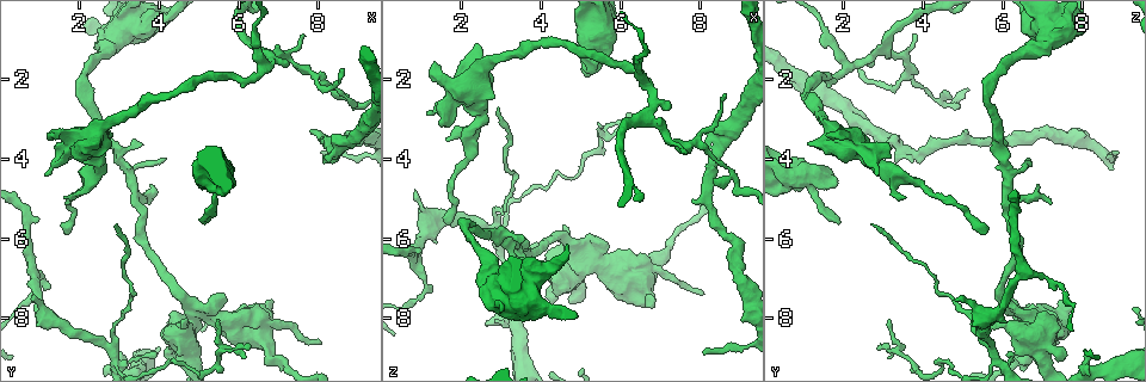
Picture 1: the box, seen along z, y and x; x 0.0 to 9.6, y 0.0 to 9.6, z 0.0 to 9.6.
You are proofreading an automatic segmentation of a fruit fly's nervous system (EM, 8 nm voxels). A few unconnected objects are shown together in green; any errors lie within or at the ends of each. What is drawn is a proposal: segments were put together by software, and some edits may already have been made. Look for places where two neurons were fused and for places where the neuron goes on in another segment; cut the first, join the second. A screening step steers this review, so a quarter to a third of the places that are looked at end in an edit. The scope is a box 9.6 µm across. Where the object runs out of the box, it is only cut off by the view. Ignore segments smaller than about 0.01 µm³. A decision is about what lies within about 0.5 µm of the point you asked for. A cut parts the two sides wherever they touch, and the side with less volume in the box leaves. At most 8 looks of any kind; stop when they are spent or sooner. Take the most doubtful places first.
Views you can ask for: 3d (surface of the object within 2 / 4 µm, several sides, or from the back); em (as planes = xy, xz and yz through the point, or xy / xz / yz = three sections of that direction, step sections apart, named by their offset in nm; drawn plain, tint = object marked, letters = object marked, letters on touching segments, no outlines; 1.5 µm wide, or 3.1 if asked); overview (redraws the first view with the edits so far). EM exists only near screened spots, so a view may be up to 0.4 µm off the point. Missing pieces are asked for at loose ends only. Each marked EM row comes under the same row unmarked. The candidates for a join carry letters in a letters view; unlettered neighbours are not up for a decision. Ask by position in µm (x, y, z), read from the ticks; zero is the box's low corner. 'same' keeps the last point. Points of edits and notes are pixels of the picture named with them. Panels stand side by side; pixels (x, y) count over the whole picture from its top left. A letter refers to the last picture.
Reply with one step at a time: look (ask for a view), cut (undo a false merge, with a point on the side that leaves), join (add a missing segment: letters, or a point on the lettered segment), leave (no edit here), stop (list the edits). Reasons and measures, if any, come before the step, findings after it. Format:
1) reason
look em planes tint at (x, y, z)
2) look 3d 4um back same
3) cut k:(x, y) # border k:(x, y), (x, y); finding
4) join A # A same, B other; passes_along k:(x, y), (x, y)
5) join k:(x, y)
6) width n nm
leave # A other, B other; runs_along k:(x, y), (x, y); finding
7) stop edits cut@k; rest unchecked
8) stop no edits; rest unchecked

sudden change in width
look 3d 4um at (5.35, 5.15, 1.45)

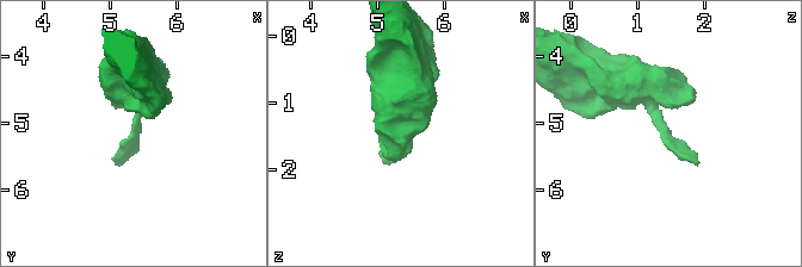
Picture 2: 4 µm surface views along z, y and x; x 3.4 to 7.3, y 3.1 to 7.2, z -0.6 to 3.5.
need the tissue
look em planes letters at (5.35, 5.15, 1.40)

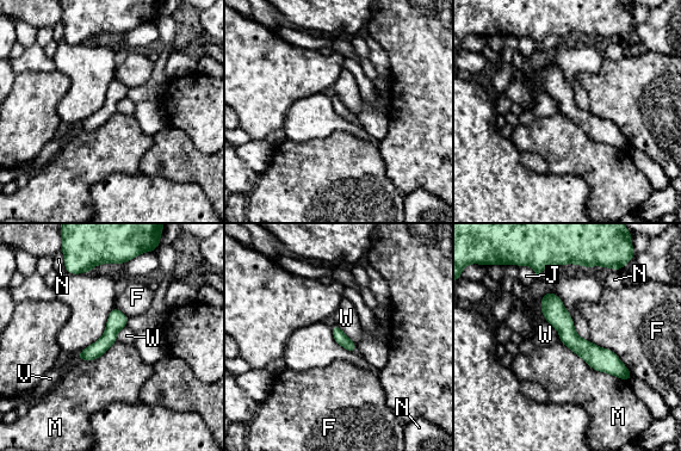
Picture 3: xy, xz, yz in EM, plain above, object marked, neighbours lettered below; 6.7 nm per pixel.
leave # F other, J other, M other, N other, V other, W other; all the same neuron

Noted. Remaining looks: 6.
tapers out
look 3d 2um at (3.70, 5.15, 7.20)

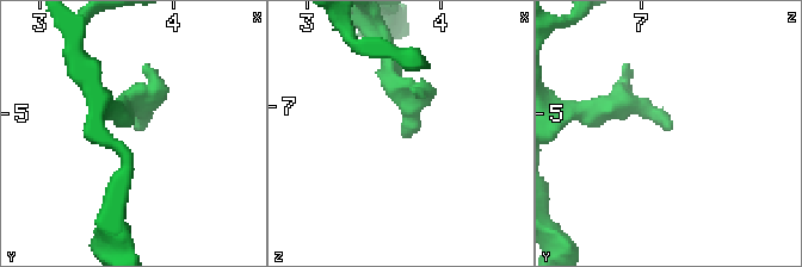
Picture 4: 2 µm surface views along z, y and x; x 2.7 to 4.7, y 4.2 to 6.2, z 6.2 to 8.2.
look em planes letters at (3.72, 5.12, 7.24)

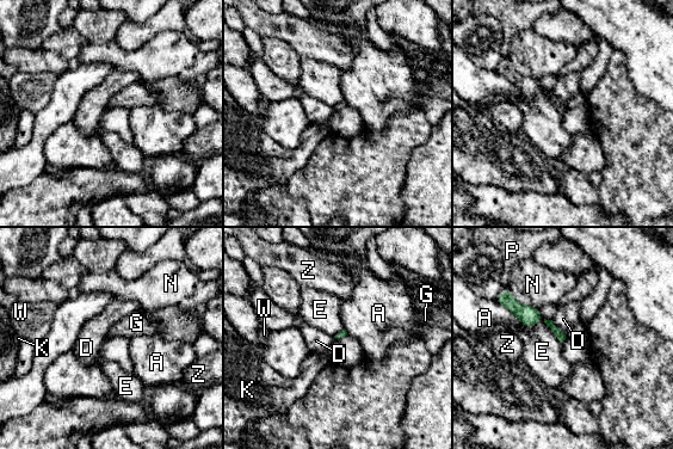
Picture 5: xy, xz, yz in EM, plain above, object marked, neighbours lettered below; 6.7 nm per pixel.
leave # A other, D other, E other, G other, K other, N other, P other, W other, Z other; runs_along 5:(508, 301), (528, 315), (541, 317), (561, 337); none of them fits

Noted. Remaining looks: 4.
thin end
look em xz step 4 tint at (8.00, 8.60, 7.40)

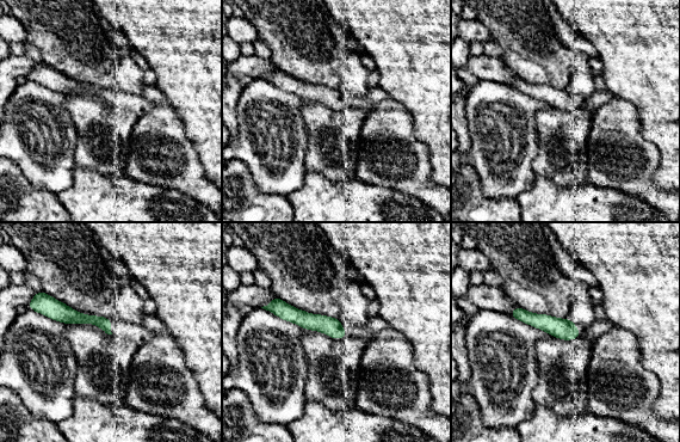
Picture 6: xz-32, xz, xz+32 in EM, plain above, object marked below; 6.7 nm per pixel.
look em planes letters same

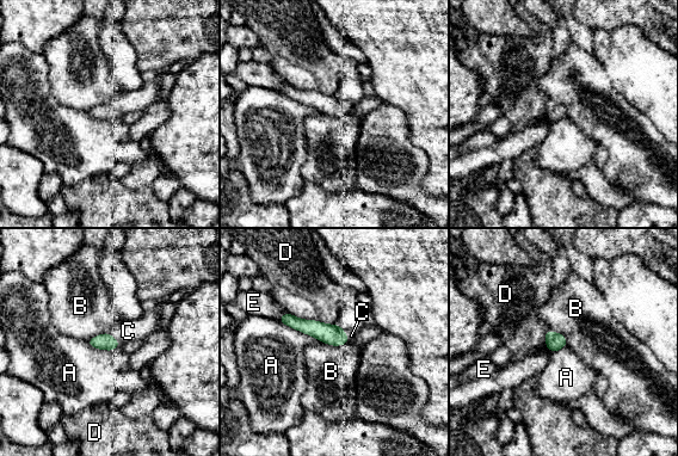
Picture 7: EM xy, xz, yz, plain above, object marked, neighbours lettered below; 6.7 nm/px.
longest_contact D 360 nm
join C # A other, B other, C same, D other, E other; it goes on there

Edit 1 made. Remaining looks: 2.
stop edits join@7; rest unchecked

